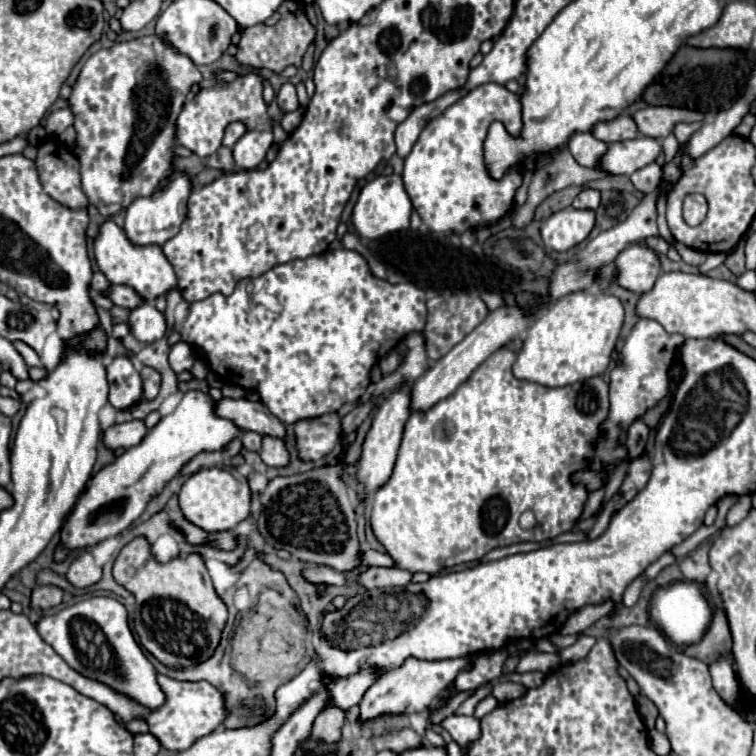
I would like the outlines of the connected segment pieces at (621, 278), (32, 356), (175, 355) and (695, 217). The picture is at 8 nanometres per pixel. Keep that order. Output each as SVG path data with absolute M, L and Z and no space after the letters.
M638 244L624 248L614 260L614 266L618 272L614 282L636 294L648 292L654 286L654 280L660 276L658 256Z
M16 340L16 342L14 342L14 348L18 350L18 354L24 358L24 362L26 362L28 366L38 366L38 368L42 368L42 362L40 362L38 354L36 354L28 344L24 344L24 342Z
M182 342L174 344L174 346L170 348L170 356L168 356L170 366L172 366L174 372L190 370L192 364L194 364L194 358L196 358L196 356L194 356L194 350L190 348L190 344L182 344Z
M702 194L686 196L684 208L682 208L684 222L688 226L698 226L706 218L706 210L708 210L708 204L706 204L706 198Z

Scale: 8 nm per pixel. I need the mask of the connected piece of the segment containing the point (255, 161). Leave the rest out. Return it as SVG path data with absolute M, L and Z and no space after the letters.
M248 130L232 148L236 168L252 170L252 168L260 166L260 162L266 158L266 152L270 146L272 146L270 130Z

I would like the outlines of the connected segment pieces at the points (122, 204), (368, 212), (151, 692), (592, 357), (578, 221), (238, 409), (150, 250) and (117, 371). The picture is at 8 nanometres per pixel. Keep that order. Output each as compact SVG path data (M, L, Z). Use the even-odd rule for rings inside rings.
M158 34L114 42L110 48L94 52L82 66L68 106L74 114L82 190L104 218L112 218L140 196L152 196L156 190L166 188L176 160L176 118L190 88L198 84L196 72L196 64L178 52L166 36Z
M390 174L390 176L378 176L362 188L358 204L354 206L354 212L352 212L352 222L354 222L360 236L380 238L384 234L408 230L410 214L412 214L412 204L410 204L406 190L404 190L402 176Z
M92 596L52 616L42 616L36 622L36 630L42 640L80 674L102 680L104 684L110 684L110 688L118 688L118 692L134 696L134 700L148 708L158 708L158 704L166 700L158 688L156 670L136 644L128 626L126 608L118 600L110 596Z
M574 292L574 296L564 296L562 300L546 308L538 316L538 320L528 328L526 336L522 338L522 348L516 354L518 360L512 366L514 376L548 388L568 386L578 380L600 376L610 364L610 356L614 352L622 322L624 322L624 308L616 296L610 296L606 292Z
M564 208L554 212L540 228L542 242L546 248L564 252L572 246L580 244L590 230L594 228L594 212L592 210L576 210Z
M220 398L214 404L214 412L216 416L234 422L240 430L254 430L278 438L284 438L286 434L284 424L262 402Z
M106 220L100 226L100 234L94 240L94 256L100 266L100 270L106 274L106 278L112 284L126 284L134 288L144 302L154 302L158 296L166 296L172 288L176 288L178 280L174 274L172 264L166 260L160 246L134 246L126 240L122 228L118 228L112 220Z
M128 356L114 358L106 366L106 372L110 382L108 400L114 408L128 408L142 398L142 378Z

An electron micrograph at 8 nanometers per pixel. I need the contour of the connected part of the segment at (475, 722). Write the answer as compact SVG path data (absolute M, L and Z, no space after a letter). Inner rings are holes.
M448 716L442 722L442 728L446 728L456 740L458 746L470 750L470 746L480 738L480 720L474 716Z

